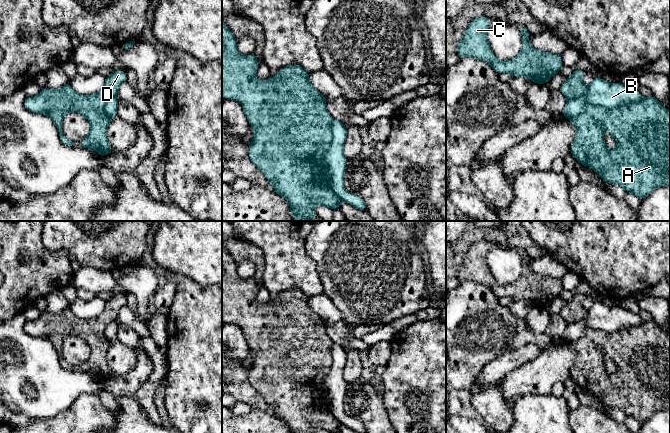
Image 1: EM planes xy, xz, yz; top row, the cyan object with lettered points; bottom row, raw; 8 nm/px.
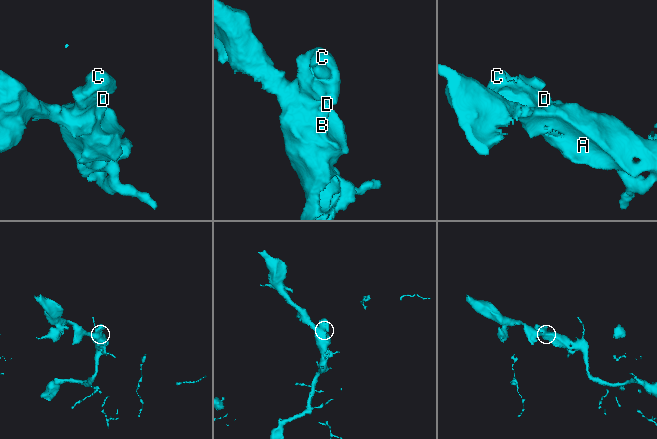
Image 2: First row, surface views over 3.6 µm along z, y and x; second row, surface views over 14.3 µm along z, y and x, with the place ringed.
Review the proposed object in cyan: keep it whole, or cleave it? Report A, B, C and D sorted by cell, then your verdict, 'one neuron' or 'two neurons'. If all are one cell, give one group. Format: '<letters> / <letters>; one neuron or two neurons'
A C D / B; two neurons

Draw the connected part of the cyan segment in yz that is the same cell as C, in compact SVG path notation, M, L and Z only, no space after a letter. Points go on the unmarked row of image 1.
M477 241L467 251L458 269L460 282L473 281L485 285L498 297L511 297L514 301L527 301L533 307L546 308L563 290L561 279L540 275L529 266L529 255L520 249L522 273L512 284L499 285L487 262L490 242Z

